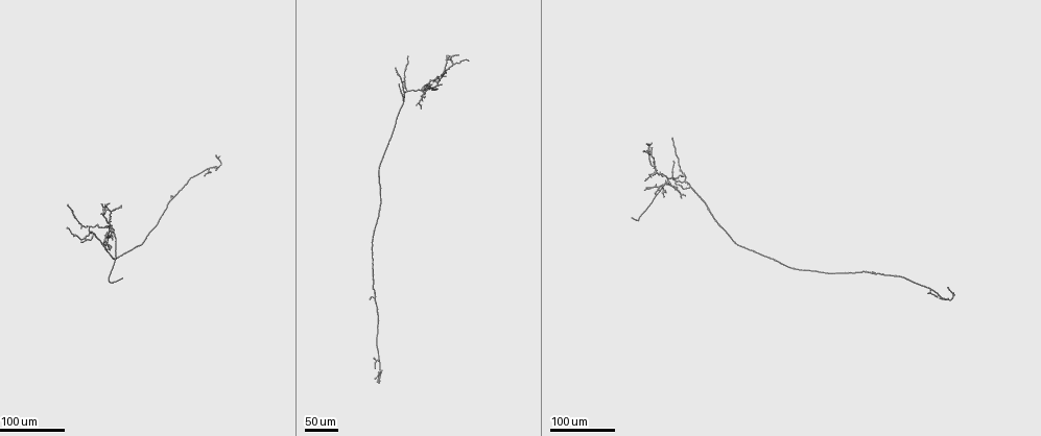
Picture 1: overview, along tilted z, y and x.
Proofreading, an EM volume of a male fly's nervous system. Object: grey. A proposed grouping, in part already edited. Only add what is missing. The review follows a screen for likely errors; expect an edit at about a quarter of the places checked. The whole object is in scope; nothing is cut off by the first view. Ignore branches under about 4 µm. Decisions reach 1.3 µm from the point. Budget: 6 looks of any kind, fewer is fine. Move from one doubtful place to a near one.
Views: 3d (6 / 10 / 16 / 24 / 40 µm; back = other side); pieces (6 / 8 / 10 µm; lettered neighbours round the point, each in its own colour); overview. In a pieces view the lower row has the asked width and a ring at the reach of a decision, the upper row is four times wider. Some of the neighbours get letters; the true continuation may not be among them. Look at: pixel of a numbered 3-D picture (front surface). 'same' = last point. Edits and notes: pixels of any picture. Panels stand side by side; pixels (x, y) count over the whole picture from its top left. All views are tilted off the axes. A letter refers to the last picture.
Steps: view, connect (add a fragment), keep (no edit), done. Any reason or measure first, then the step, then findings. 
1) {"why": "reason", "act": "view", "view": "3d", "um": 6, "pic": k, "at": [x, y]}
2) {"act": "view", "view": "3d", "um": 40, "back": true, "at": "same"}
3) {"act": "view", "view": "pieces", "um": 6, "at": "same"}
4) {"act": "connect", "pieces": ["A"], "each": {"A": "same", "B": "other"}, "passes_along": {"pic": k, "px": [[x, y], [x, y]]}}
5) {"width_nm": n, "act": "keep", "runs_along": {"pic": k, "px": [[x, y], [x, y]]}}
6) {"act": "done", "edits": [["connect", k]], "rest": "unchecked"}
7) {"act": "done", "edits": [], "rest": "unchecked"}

{"why": "an open end", "act": "view", "view": "3d", "um": 40, "pic": 1, "at": [220, 154]}

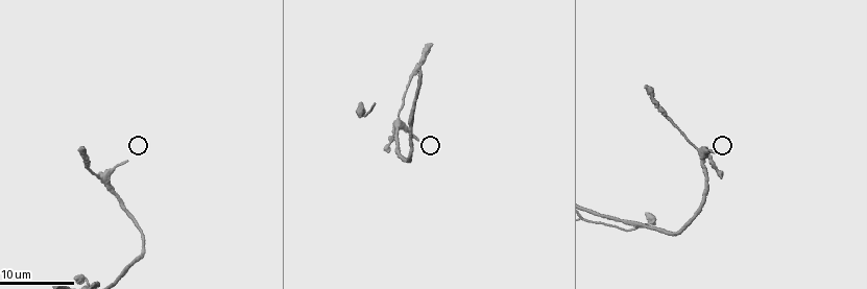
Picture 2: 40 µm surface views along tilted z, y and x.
{"act": "view", "view": "pieces", "um": 6, "pic": 2, "at": [715, 151]}

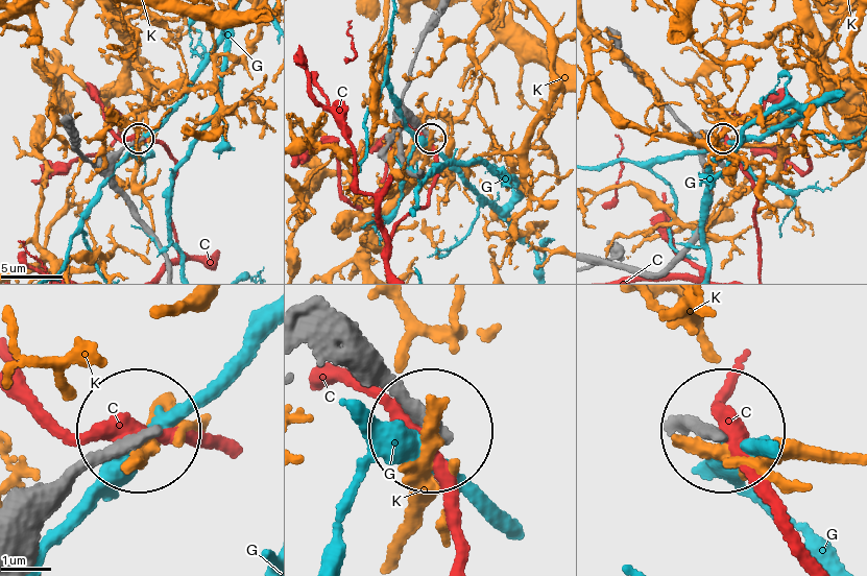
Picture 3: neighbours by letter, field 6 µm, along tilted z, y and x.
{"act": "keep", "each": {"C": "other", "G": "other", "K": "other"}, "runs_along": {"pic": 3, "px": [[26, 550], [57, 489], [141, 431]]}, "found": "no lettered fragment goes on from it"}

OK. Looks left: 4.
{"why": "thin end", "act": "view", "view": "3d", "um": 24, "pic": 1, "at": [114, 232]}

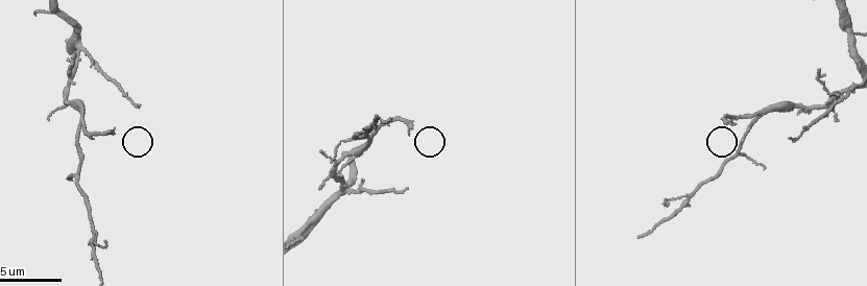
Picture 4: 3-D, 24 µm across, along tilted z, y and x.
{"act": "view", "view": "pieces", "um": 6, "pic": 4, "at": [409, 134]}

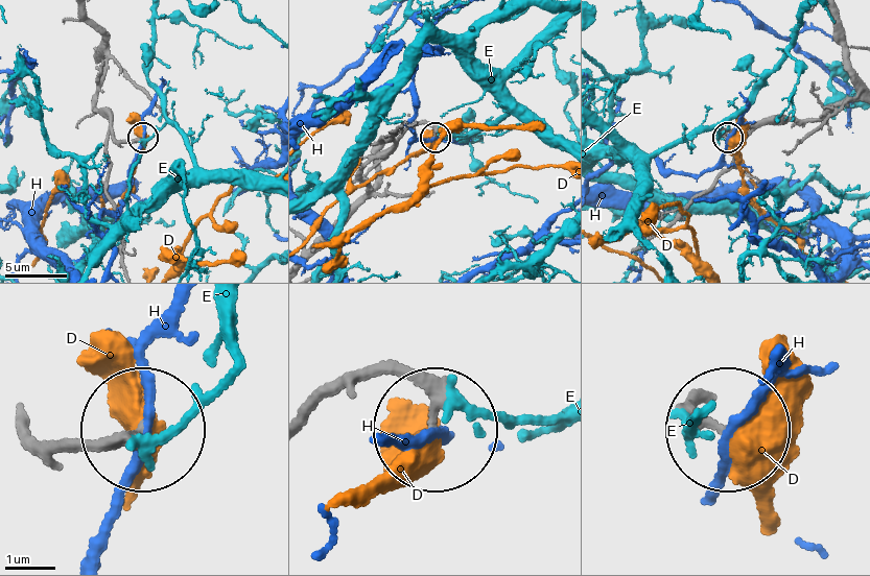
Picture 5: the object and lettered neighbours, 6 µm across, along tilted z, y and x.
{"width_nm": 160, "act": "keep", "each": {"D": "other", "E": "other", "H": "other"}, "runs_along": {"pic": 5, "px": [[310, 405], [394, 374], [428, 422]]}, "found": "none of them fits"}

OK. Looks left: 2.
{"act": "view", "view": "3d", "um": 40, "pic": 1, "at": [121, 279]}

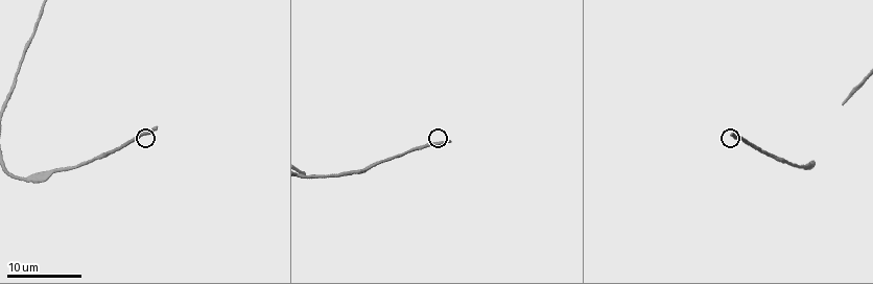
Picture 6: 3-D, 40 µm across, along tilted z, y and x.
{"act": "view", "view": "pieces", "um": 6, "pic": 6, "at": [449, 139]}

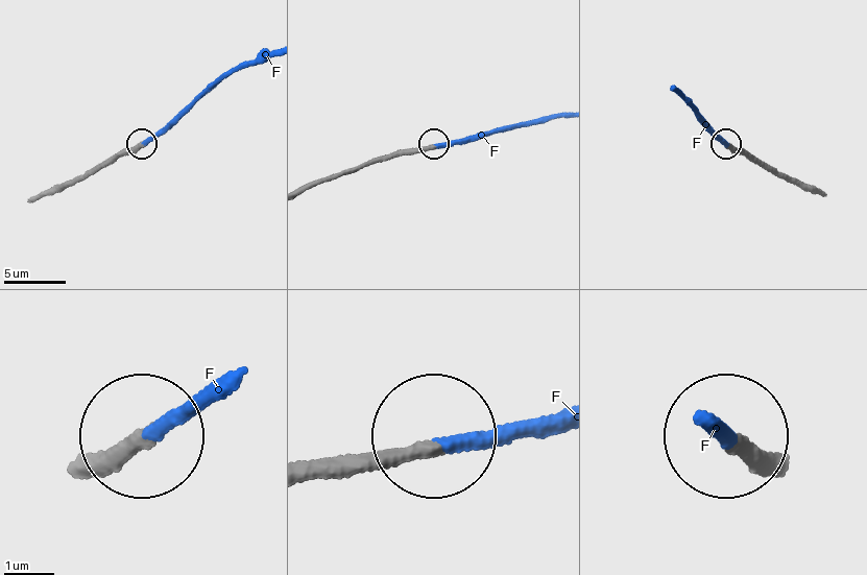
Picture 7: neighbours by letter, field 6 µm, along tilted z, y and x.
{"act": "connect", "pieces": ["F"], "each": {"F": "same"}, "passes_along": {"pic": 7, "px": [[117, 159], [144, 145], [182, 109], [223, 77], [269, 56]]}, "found": "the cell continues"}

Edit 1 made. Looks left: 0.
{"act": "done", "edits": [["connect", 7]], "rest": "unchecked"}

